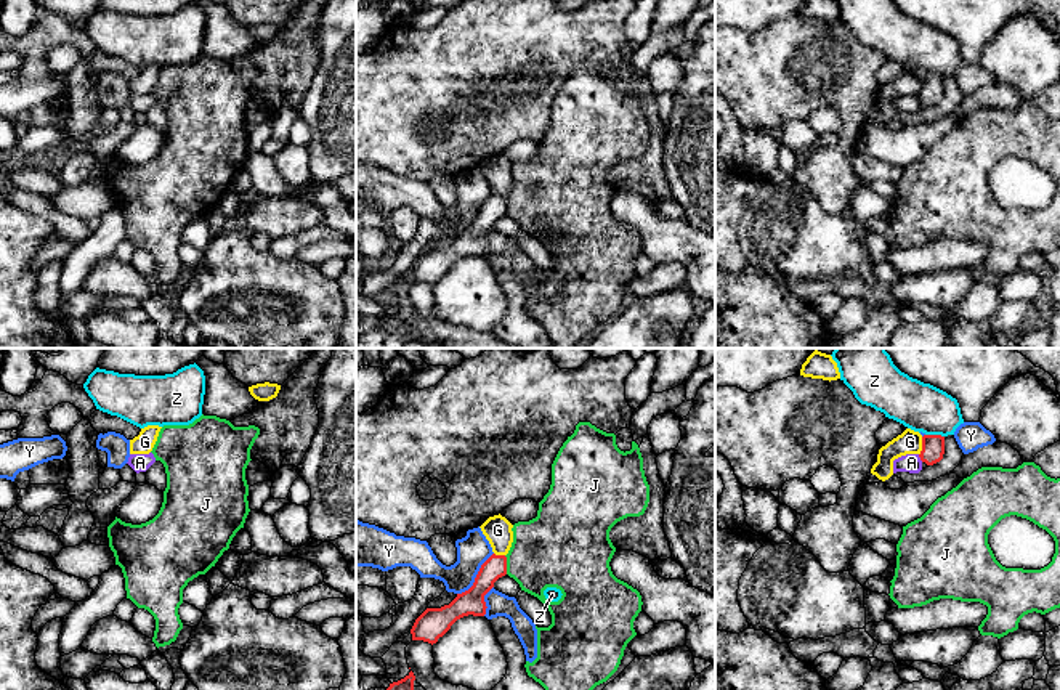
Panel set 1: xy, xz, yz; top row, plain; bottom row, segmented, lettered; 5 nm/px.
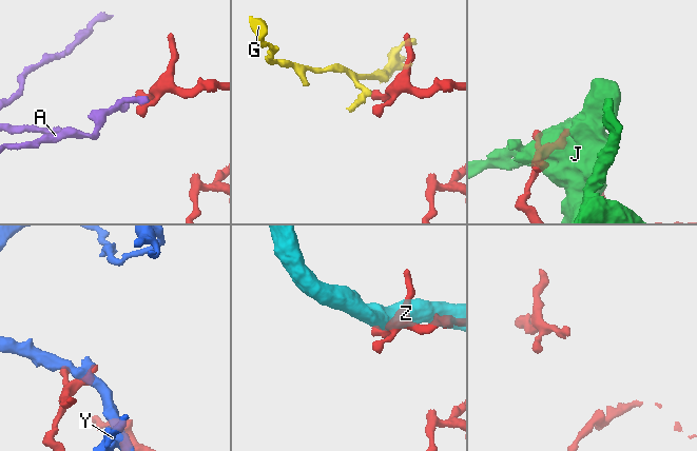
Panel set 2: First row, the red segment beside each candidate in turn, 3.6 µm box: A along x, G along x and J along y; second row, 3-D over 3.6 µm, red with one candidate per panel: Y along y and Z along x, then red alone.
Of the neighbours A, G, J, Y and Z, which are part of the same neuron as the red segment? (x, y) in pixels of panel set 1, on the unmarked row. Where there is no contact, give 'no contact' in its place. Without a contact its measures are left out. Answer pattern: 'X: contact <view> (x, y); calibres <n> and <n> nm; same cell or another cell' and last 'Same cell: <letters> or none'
A: contact yz (919, 97); calibres 110 and 100 nm; another cell
G: contact yz (922, 87); calibres 110 and 120 nm; another cell
J: contact xz (505, 206); calibres 130 and 360 nm; another cell
Y: contact xz (477, 217); calibres 130 and 160 nm; another cell
Z: contact yz (935, 76); calibres 110 and 240 nm; another cell
Same cell: none

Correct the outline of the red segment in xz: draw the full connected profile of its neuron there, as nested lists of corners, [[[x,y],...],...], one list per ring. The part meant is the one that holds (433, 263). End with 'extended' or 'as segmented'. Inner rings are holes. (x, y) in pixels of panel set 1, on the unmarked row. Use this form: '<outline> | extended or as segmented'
[[[492,194],[479,209],[473,226],[457,234],[457,237],[441,249],[427,249],[414,263],[412,281],[436,284],[451,266],[468,255],[484,257],[484,236],[494,228],[494,223],[507,215],[507,197]]] | as segmented

